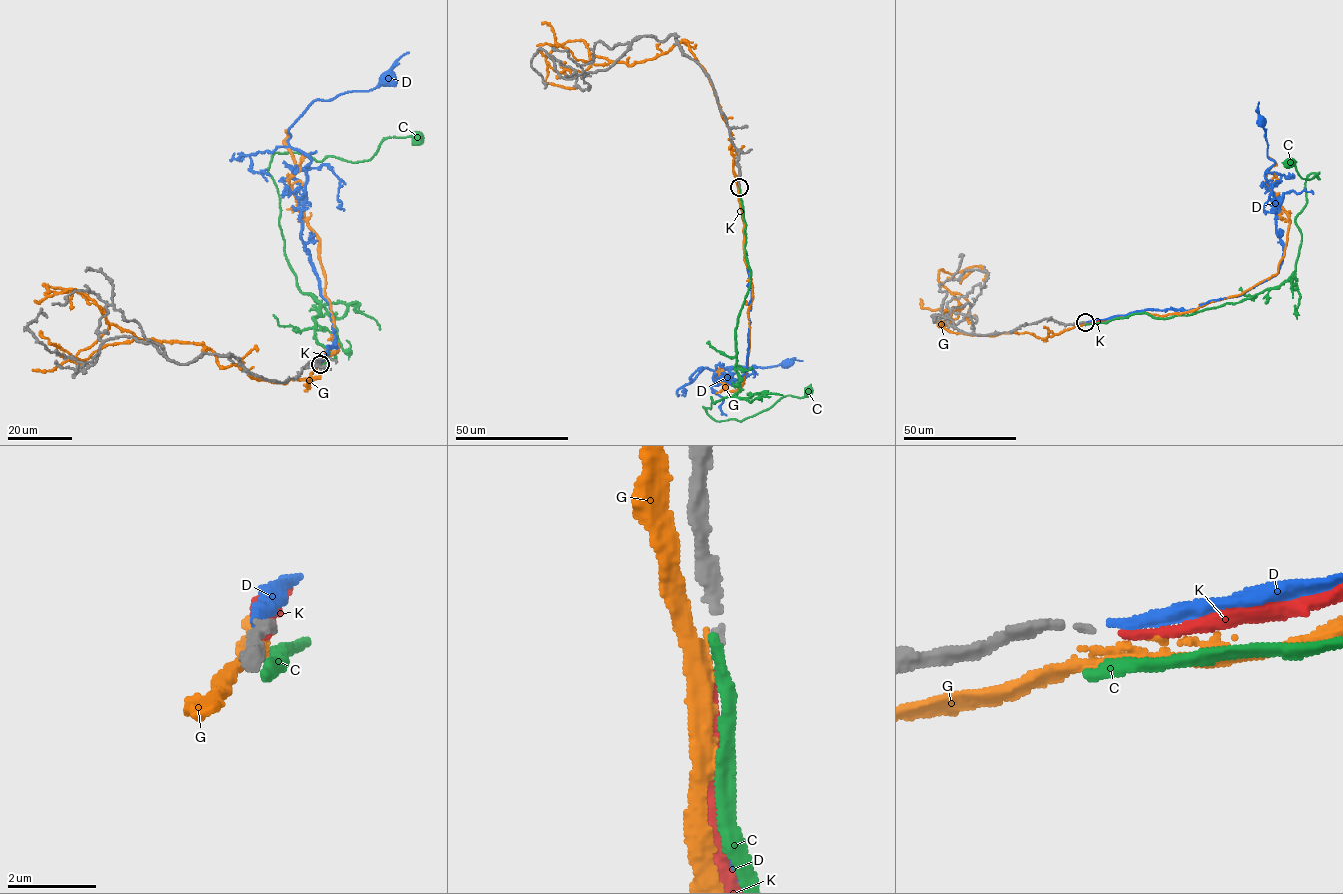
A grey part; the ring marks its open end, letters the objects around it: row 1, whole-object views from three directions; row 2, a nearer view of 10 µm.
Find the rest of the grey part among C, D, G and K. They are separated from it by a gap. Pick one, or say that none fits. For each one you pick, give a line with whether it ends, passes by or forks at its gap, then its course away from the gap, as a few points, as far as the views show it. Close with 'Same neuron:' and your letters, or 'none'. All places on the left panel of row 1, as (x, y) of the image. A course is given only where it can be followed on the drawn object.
D: it ends there; it runs (318, 364), (336, 340), (301, 238), (310, 160), (288, 143), (289, 130), (314, 101), (386, 80)
Same neuron: D

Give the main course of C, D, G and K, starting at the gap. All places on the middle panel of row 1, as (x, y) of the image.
C: (739, 187), (750, 272), (735, 331), (739, 390), (703, 407), (717, 421), (741, 421), (808, 391)
D: (738, 188), (752, 288), (746, 370), (736, 385), (726, 379), (733, 367), (718, 377), (718, 369), (786, 364)
G: (739, 188), (729, 127), (685, 42), (627, 65), (568, 41), (547, 56), (545, 82), (577, 84)
K: (739, 188), (744, 221)

